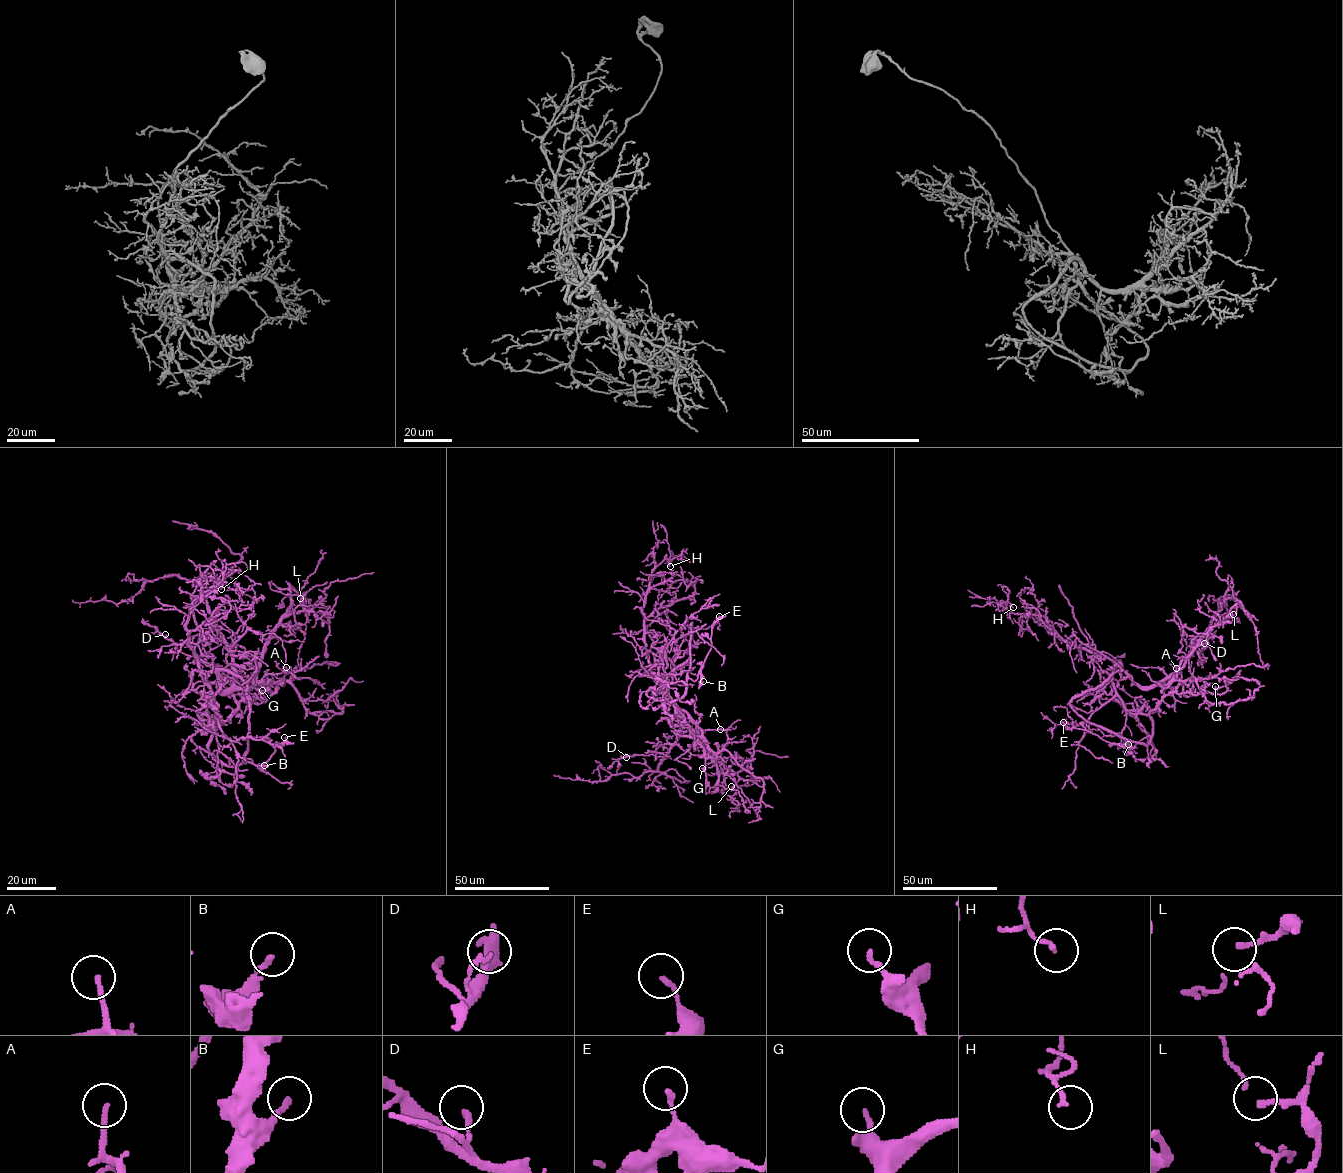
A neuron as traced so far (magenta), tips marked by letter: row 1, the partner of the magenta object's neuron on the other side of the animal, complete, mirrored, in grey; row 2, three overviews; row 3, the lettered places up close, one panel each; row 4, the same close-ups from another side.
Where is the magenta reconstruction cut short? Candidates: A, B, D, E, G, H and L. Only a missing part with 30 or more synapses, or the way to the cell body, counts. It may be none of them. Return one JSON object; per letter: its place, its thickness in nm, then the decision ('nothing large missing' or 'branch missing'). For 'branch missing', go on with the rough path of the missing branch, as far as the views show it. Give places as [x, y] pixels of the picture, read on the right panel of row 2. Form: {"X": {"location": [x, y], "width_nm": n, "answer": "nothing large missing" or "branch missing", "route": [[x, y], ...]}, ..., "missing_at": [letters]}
{"A": {"location": [1176, 668], "width_nm": 160, "answer": "branch missing", "route": [[1176, 668], [1180, 647]]}, "B": {"location": [1128, 744], "width_nm": 180, "answer": "nothing large missing"}, "D": {"location": [1204, 643], "width_nm": 160, "answer": "nothing large missing"}, "E": {"location": [1063, 722], "width_nm": 160, "answer": "nothing large missing"}, "G": {"location": [1215, 686], "width_nm": 150, "answer": "nothing large missing"}, "H": {"location": [1013, 607], "width_nm": 140, "answer": "nothing large missing"}, "L": {"location": [1233, 614], "width_nm": 120, "answer": "nothing large missing"}, "missing_at": ["A"]}

